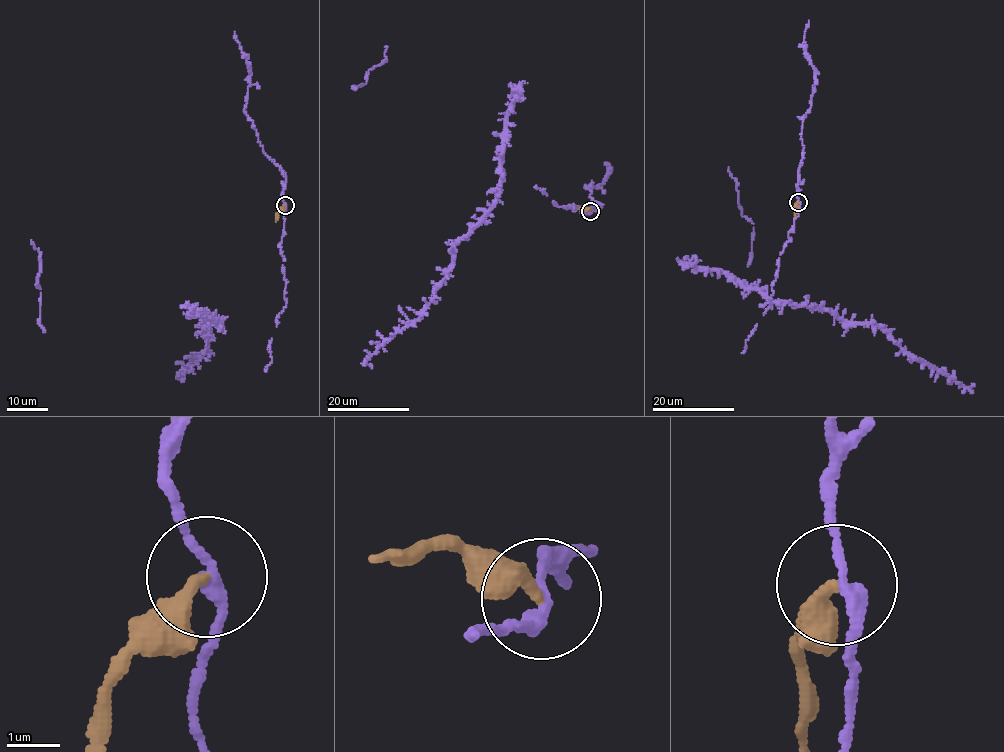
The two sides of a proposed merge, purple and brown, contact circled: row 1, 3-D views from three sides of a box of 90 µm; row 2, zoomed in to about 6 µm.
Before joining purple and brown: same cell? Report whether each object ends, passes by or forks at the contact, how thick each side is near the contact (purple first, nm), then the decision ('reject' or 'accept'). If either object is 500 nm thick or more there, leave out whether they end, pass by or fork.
purple passes by | brown ends | 200/300 nm | reject

